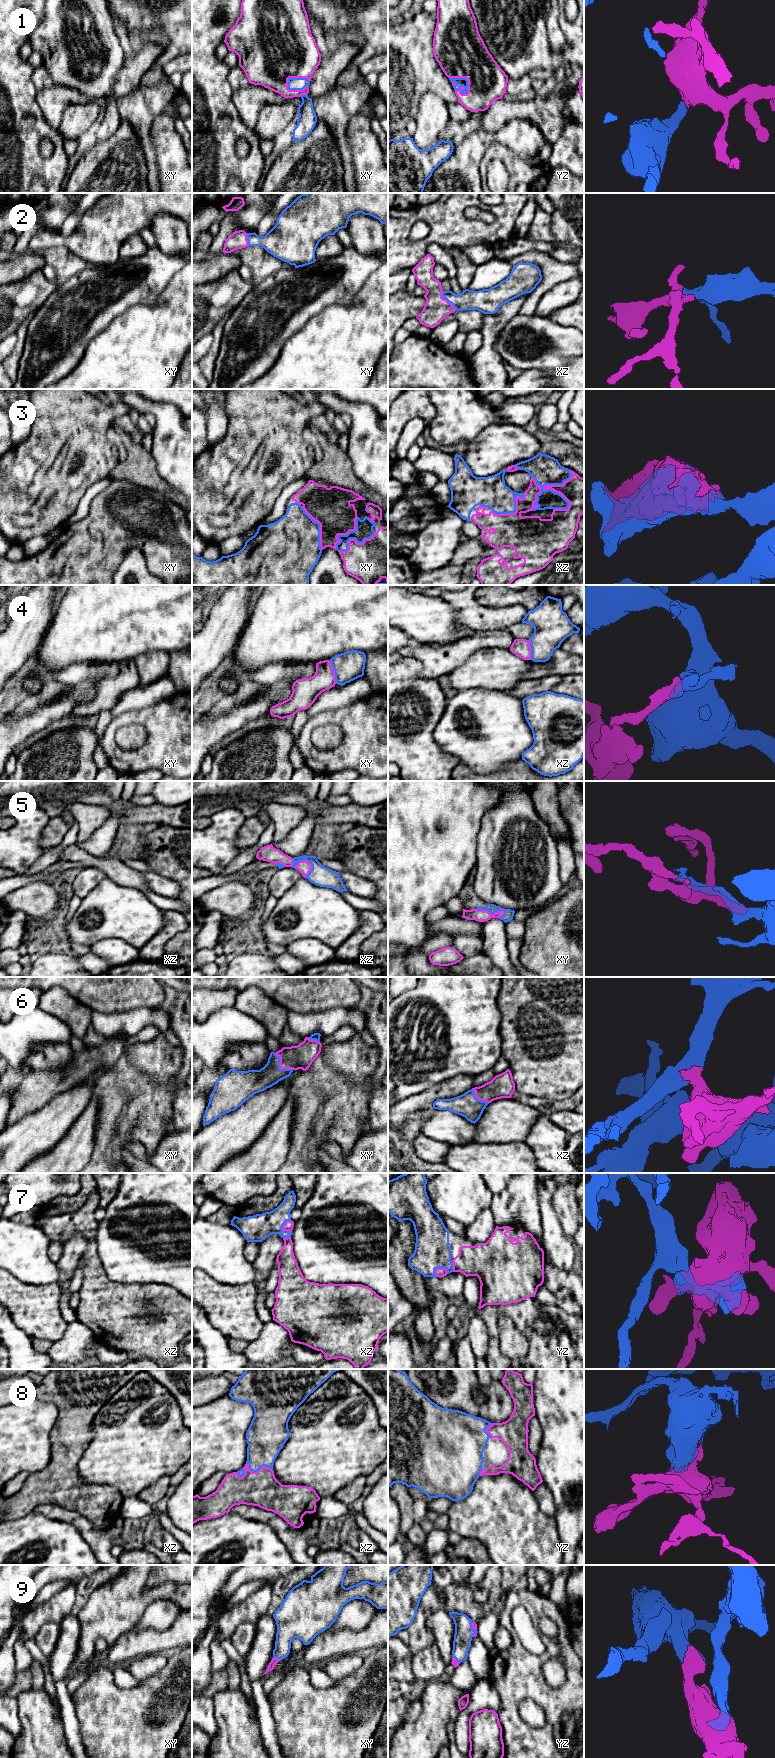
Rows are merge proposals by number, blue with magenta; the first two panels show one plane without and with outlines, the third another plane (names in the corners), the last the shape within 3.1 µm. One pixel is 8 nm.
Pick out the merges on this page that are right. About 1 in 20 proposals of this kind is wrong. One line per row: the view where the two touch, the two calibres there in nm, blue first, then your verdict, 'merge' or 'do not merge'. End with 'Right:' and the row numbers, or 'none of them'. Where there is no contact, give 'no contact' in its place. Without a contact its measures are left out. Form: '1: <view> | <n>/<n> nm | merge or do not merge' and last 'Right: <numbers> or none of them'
1: yz | 70/400 nm | merge
2: xz | 160/200 nm | merge
3: xz | 240/220 nm | merge
4: xy | 240/190 nm | do not merge
5: xy | 80/100 nm | merge
6: xy | 190/190 nm | merge
7: yz | 280/80 nm | merge
8: xz | 300/280 nm | merge
9: xy | 190/60 nm | merge
Right: 1, 2, 3, 5, 6, 7, 8, 9

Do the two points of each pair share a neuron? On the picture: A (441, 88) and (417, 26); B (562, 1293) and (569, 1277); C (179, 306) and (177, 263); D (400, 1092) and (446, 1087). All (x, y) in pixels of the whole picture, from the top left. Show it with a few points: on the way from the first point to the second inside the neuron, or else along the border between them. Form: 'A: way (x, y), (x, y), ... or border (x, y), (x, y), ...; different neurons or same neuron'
A: way (426, 73), (417, 64), (417, 41); same neuron
B: border (554, 1292), (559, 1288), (566, 1287), (572, 1294); different neurons
C: border (181, 268), (171, 278), (163, 291); different neurons
D: border (448, 1080), (437, 1082), (420, 1092), (404, 1098); different neurons

